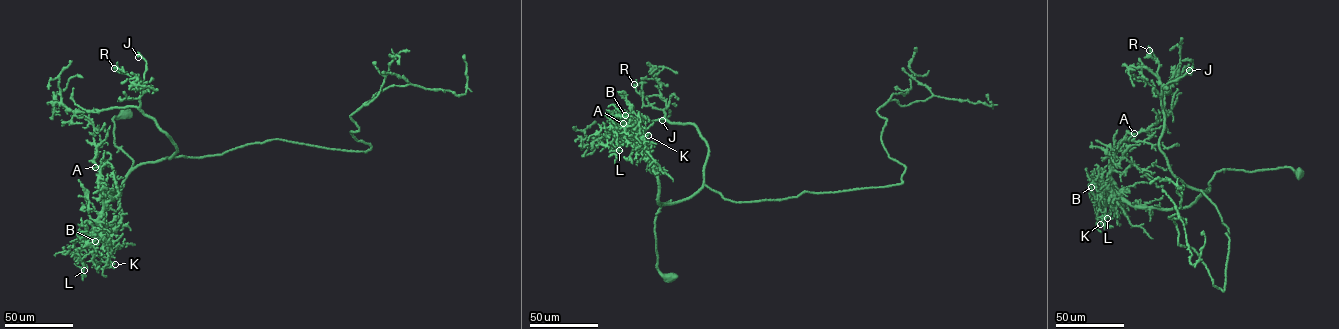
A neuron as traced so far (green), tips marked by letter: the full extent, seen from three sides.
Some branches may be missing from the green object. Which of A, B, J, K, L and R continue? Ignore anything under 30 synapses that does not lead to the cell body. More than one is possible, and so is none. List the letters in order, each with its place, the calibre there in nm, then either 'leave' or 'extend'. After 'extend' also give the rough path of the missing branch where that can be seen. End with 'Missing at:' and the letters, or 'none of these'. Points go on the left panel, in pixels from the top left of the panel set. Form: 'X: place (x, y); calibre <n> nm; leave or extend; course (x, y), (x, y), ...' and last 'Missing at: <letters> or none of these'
A: place (95, 167); calibre 80 nm; leave
B: place (95, 241); calibre 80 nm; leave
J: place (138, 57); calibre 200 nm; leave
K: place (115, 264); calibre 120 nm; leave
L: place (84, 270); calibre 80 nm; leave
R: place (114, 68); calibre 220 nm; leave
Missing at: none of these

